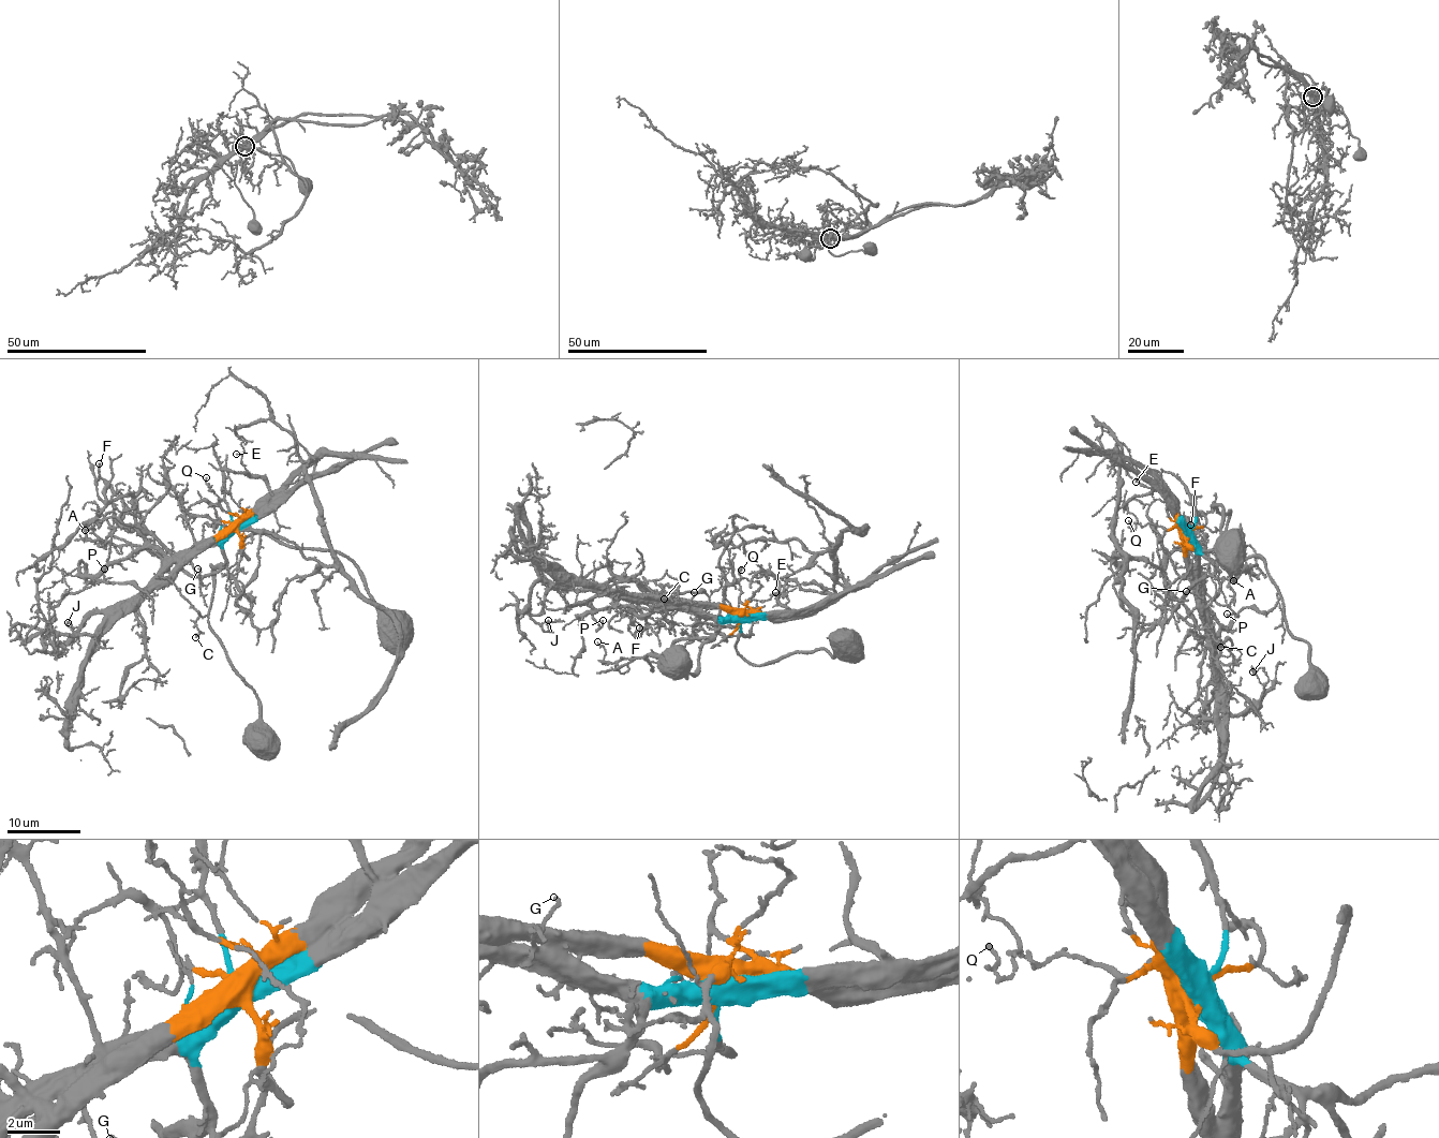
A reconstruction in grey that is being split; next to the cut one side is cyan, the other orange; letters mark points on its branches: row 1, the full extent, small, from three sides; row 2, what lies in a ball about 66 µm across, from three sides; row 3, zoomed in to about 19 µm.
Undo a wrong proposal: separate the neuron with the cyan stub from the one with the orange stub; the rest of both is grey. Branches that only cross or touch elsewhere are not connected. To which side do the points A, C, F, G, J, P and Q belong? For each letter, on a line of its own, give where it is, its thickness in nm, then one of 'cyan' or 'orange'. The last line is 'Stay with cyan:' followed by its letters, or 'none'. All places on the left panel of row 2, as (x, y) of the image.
A: place (85, 530); calibre 160 nm; cyan
C: place (195, 637); calibre 130 nm; orange
F: place (99, 463); calibre 120 nm; cyan
G: place (197, 568); calibre 100 nm; cyan
J: place (68, 622); calibre 130 nm; cyan
P: place (104, 568); calibre 140 nm; cyan
Q: place (206, 477); calibre 130 nm; orange
Stay with cyan: A, F, G, J, P

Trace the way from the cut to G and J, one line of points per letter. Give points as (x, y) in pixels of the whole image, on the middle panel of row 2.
G: (741, 618), (723, 621), (709, 618), (691, 607), (694, 592)
J: (741, 618), (706, 619), (601, 591), (542, 581), (531, 592), (530, 615), (545, 631), (547, 619)

